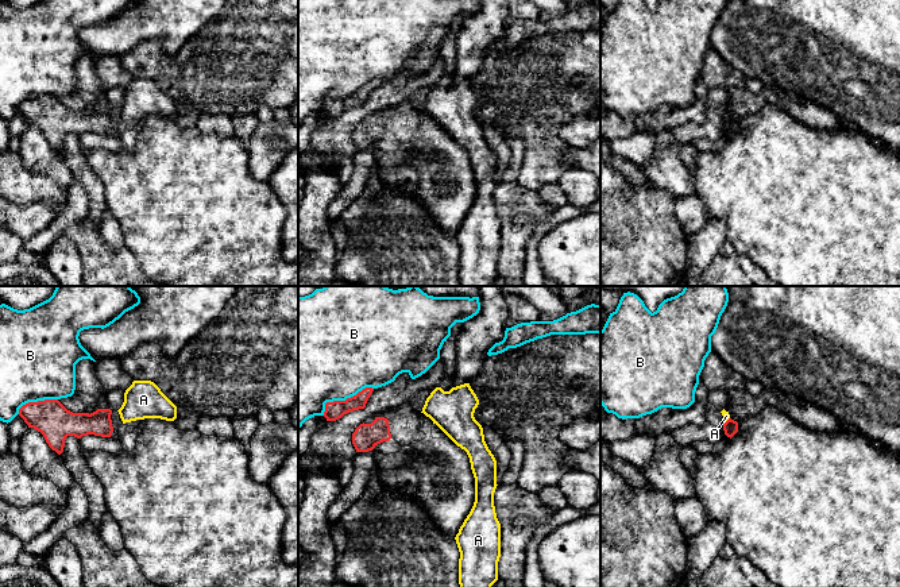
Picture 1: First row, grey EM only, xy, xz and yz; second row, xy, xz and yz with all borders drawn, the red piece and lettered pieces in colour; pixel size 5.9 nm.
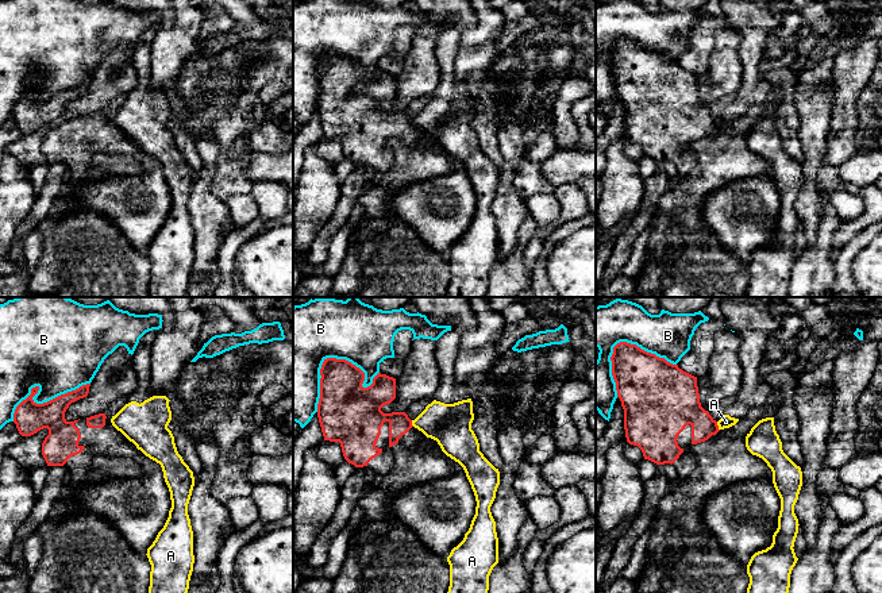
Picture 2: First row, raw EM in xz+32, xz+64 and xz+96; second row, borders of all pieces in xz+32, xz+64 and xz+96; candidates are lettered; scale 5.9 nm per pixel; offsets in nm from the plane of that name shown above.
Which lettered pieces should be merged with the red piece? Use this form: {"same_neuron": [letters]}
{"same_neuron": []}

